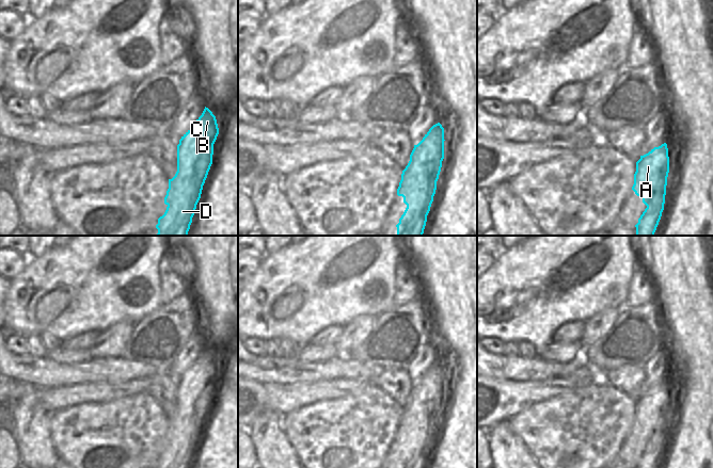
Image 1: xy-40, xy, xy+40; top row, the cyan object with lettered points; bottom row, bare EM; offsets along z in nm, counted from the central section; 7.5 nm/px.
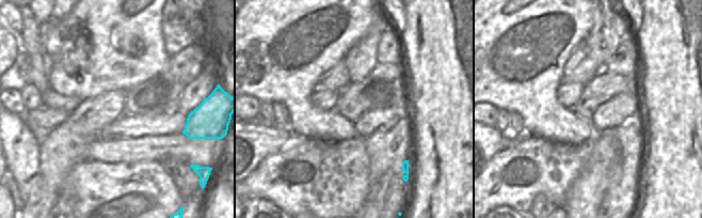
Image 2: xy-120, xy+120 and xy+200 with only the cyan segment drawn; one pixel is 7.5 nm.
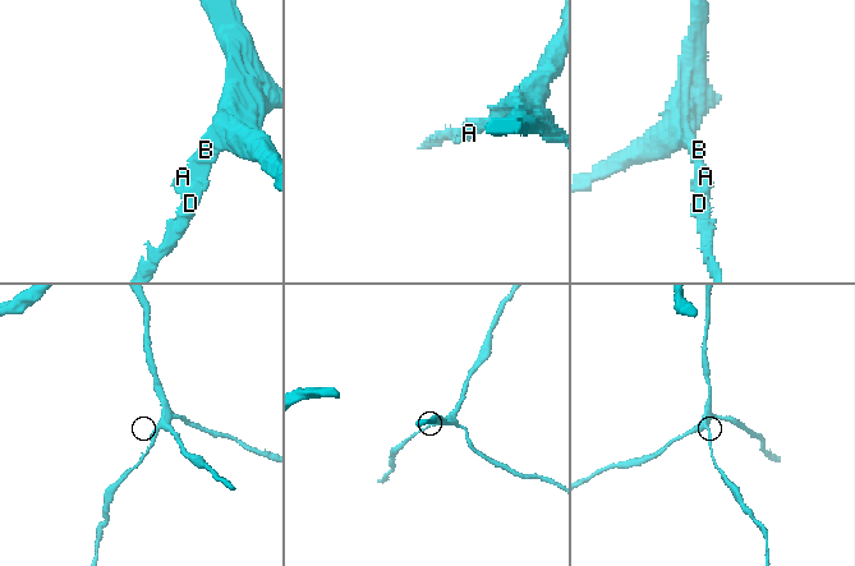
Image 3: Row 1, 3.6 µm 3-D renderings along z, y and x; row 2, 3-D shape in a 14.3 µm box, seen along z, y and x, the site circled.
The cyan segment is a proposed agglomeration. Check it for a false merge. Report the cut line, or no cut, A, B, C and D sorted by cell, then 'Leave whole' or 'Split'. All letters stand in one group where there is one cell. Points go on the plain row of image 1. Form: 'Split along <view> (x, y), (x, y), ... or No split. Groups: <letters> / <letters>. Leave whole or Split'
No split. Groups: A B C D. Leave whole

